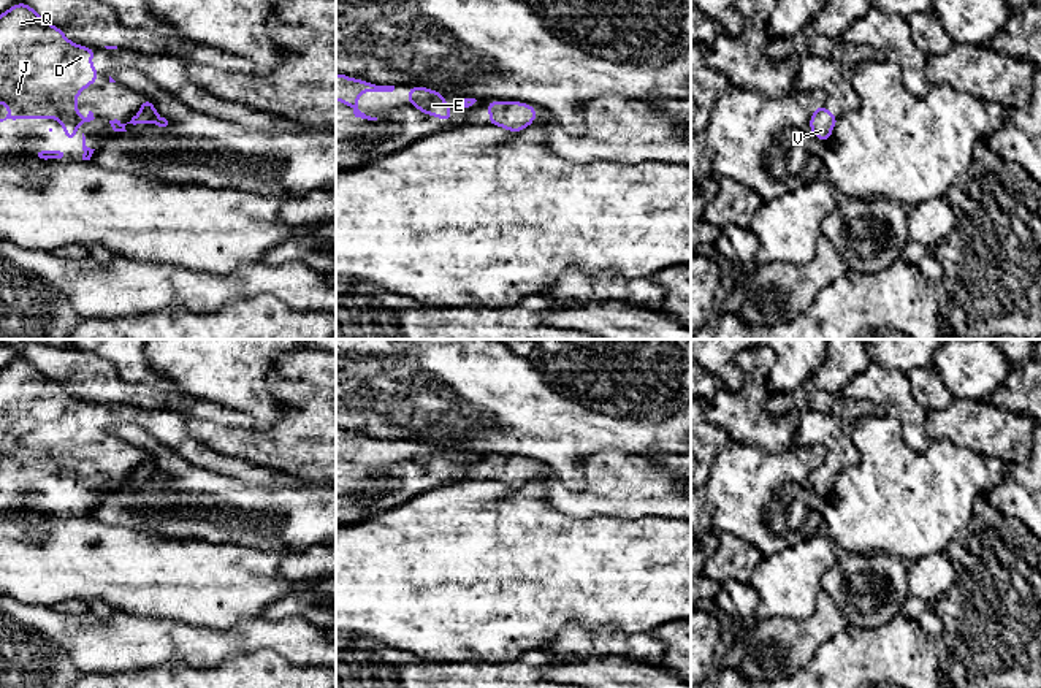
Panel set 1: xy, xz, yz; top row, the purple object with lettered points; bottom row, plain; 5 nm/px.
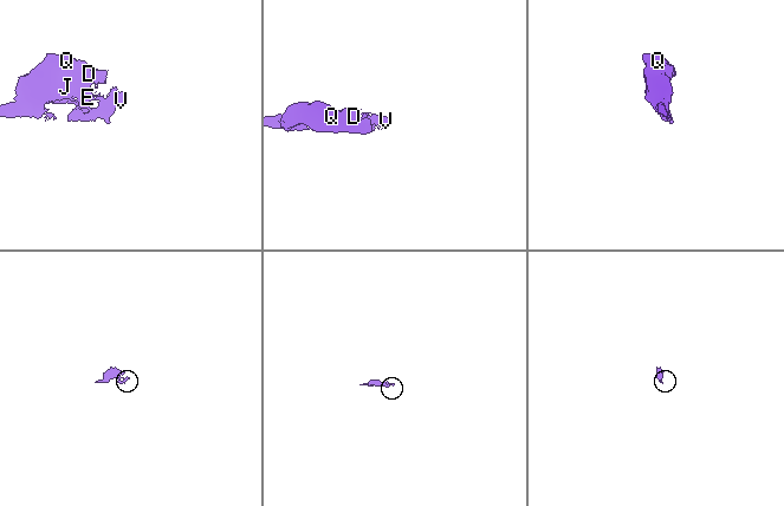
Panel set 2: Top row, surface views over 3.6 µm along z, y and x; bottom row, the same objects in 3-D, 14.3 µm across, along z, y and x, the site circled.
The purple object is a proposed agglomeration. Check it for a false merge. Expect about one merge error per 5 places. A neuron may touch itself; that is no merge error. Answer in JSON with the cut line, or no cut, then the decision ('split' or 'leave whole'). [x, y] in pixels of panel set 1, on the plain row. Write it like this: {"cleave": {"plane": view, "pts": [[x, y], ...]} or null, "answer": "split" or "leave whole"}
{"cleave": null, "answer": "leave whole"}

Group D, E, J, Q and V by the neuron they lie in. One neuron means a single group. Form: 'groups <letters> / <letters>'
groups D E J Q V

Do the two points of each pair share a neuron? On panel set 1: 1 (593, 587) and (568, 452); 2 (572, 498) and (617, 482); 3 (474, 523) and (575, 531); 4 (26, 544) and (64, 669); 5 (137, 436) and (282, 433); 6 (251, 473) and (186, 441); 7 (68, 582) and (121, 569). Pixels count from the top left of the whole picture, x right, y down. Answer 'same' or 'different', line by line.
1: different
2: same
3: same
4: different
5: different
6: same
7: same

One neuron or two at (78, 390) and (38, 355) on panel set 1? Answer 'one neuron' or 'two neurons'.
one neuron

